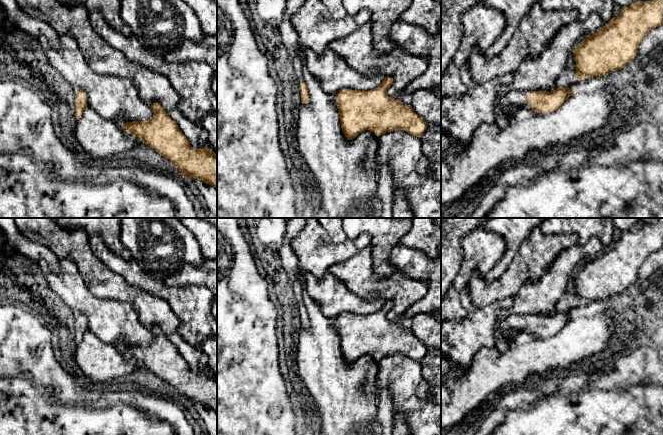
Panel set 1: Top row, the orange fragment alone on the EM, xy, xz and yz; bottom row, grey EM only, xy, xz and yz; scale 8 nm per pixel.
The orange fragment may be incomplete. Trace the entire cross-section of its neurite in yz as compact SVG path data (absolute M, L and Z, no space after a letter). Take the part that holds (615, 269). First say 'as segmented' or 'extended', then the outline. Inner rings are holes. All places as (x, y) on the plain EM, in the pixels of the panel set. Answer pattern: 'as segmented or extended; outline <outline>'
as segmented; outline M658 218L651 225L638 225L623 231L618 240L613 241L600 255L586 260L574 273L577 303L581 305L590 301L606 300L629 288L637 279L637 273L645 260L662 247L663 218Z

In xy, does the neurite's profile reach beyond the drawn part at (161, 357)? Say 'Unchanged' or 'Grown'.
Unchanged

